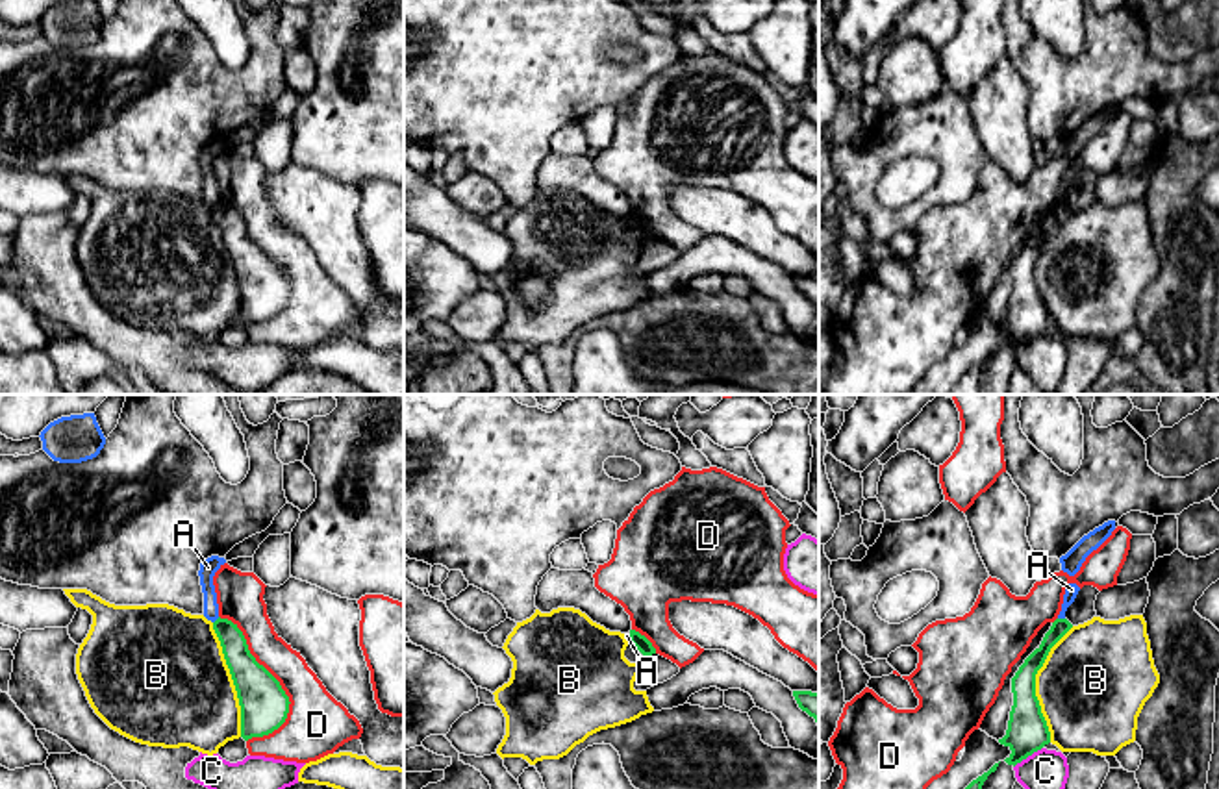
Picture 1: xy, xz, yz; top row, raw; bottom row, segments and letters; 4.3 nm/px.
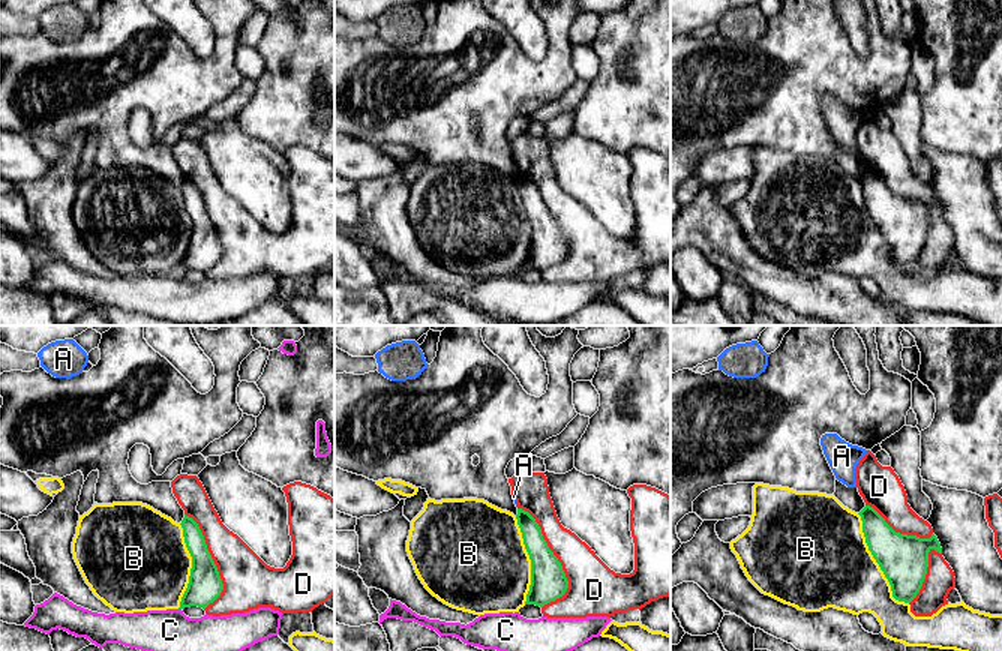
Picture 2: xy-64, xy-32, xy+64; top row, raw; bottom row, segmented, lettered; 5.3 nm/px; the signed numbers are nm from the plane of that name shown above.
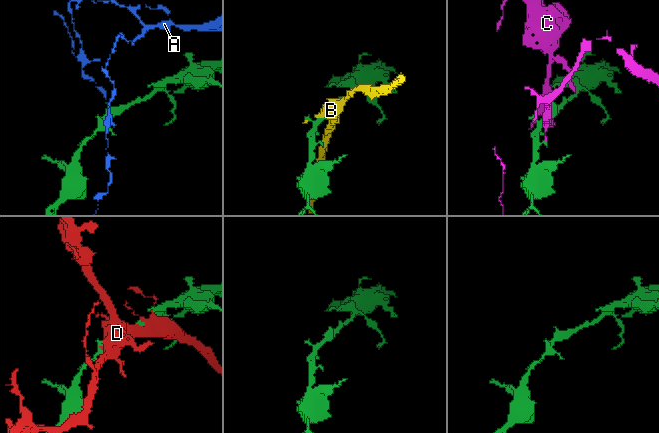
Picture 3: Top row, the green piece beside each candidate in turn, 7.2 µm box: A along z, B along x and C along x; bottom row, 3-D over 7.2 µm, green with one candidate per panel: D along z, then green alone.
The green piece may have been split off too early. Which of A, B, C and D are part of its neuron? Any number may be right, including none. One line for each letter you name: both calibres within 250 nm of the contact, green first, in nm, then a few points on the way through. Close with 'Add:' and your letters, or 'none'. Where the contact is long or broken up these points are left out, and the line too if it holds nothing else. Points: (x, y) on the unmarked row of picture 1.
Add: none

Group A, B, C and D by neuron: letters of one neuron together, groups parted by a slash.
A / B / C / D

